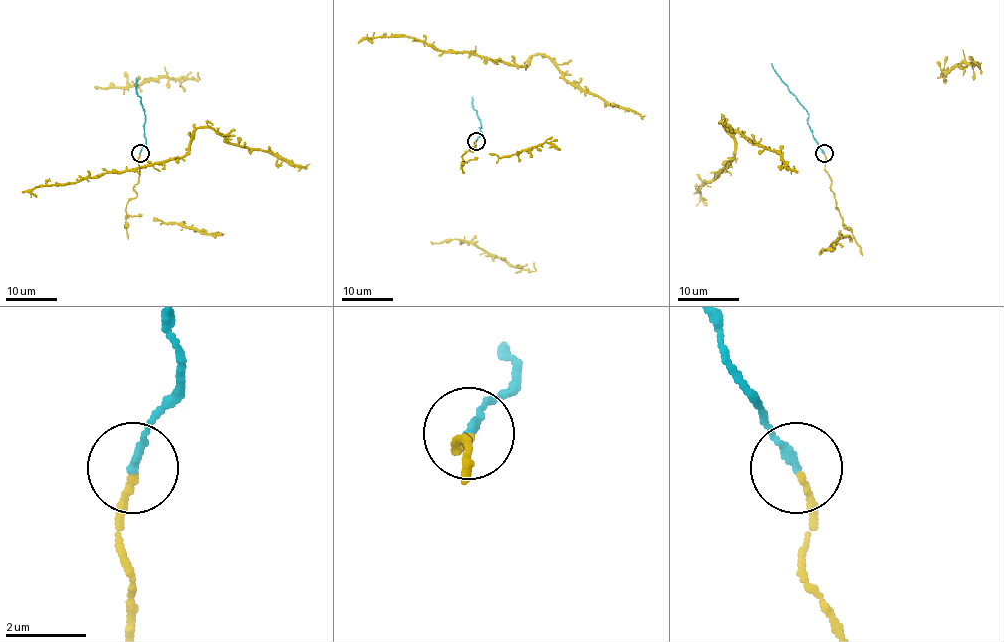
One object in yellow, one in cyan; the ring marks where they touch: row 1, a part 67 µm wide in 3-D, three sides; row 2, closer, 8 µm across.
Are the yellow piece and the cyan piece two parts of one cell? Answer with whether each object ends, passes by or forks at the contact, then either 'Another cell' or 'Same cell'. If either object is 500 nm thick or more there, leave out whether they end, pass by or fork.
At the ring yellow ends. At the ring cyan ends. Same cell

